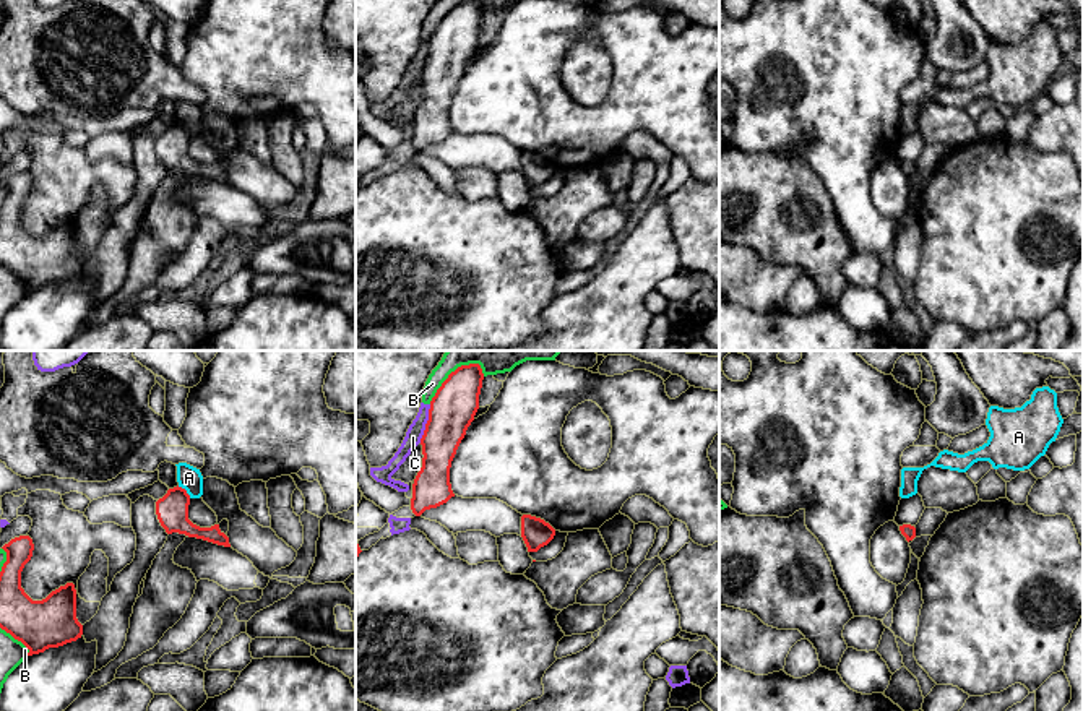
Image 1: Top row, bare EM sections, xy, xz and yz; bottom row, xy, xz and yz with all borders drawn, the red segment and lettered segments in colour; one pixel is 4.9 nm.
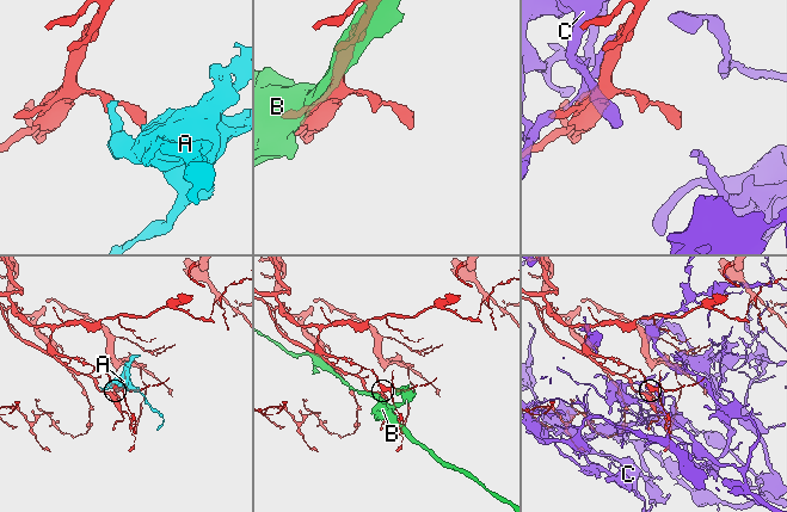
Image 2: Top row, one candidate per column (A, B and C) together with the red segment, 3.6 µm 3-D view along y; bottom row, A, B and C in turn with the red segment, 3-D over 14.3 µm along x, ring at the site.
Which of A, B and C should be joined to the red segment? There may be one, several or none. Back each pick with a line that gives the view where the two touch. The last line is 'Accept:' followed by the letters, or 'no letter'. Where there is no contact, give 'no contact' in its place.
Accept: no letter

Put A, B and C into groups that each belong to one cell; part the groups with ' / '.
A / B / C

